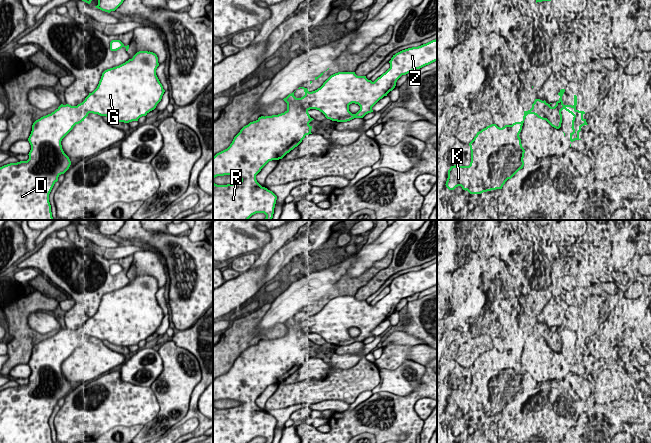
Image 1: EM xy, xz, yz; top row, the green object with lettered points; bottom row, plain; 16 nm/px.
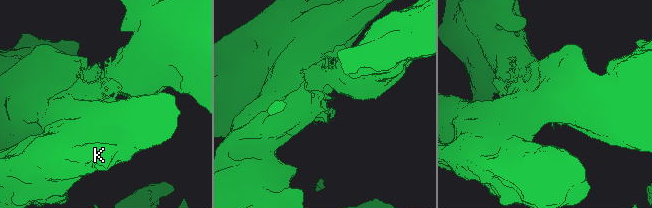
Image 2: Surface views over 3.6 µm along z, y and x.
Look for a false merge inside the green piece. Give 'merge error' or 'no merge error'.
no merge error

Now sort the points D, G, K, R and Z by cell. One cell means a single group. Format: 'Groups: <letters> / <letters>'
Groups: D G K R Z

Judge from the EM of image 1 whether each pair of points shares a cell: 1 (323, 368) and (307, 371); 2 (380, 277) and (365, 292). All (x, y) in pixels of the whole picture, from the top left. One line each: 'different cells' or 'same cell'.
1: same cell
2: same cell

